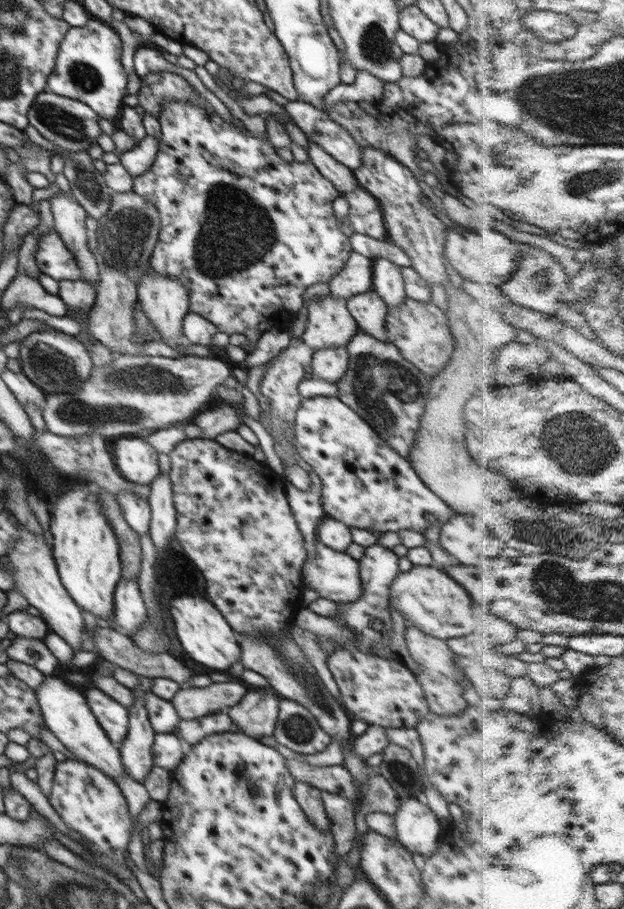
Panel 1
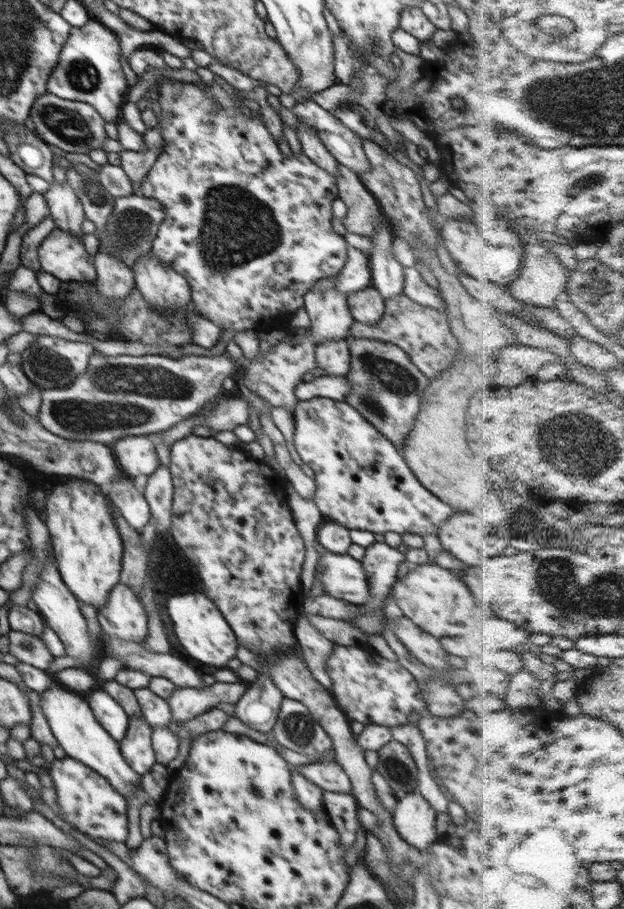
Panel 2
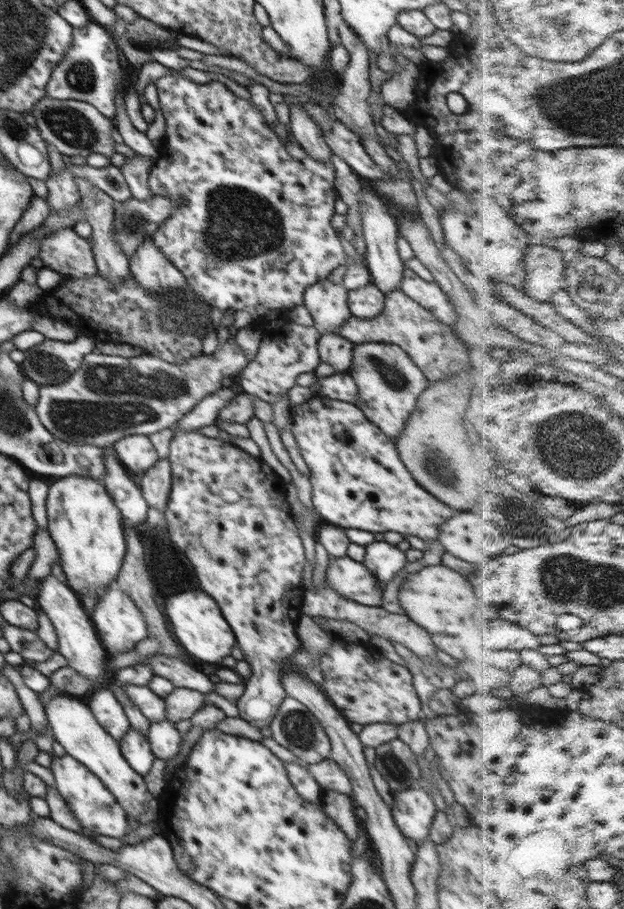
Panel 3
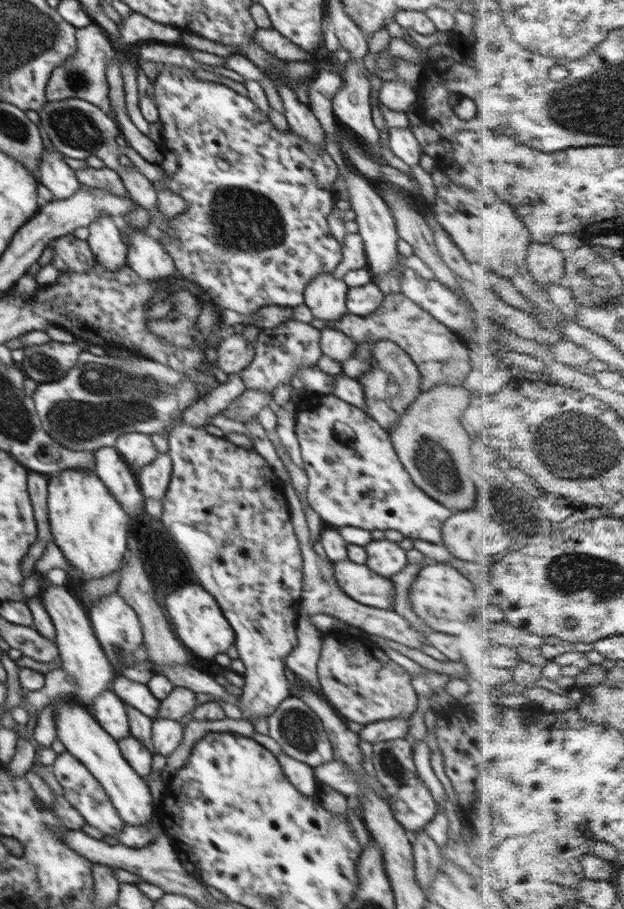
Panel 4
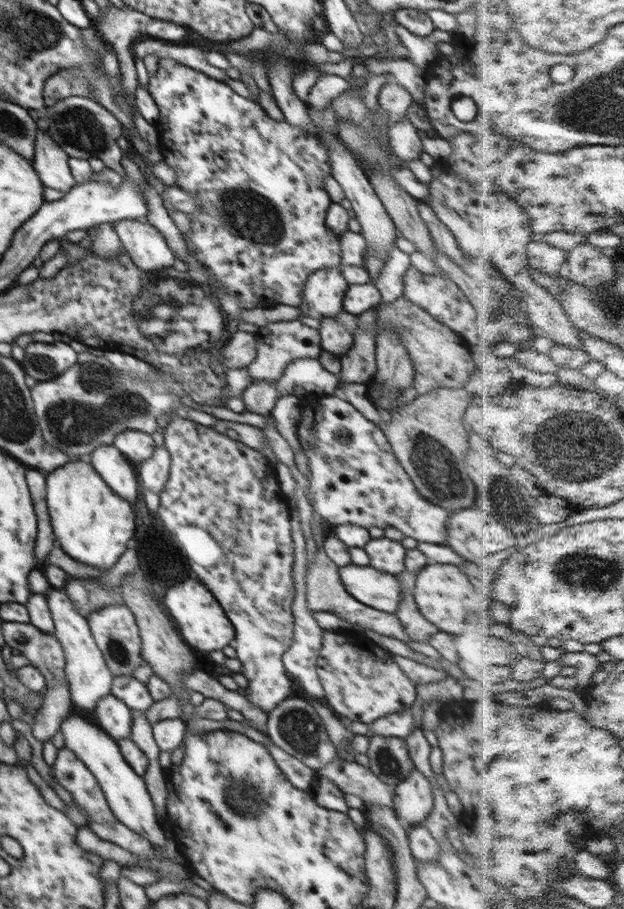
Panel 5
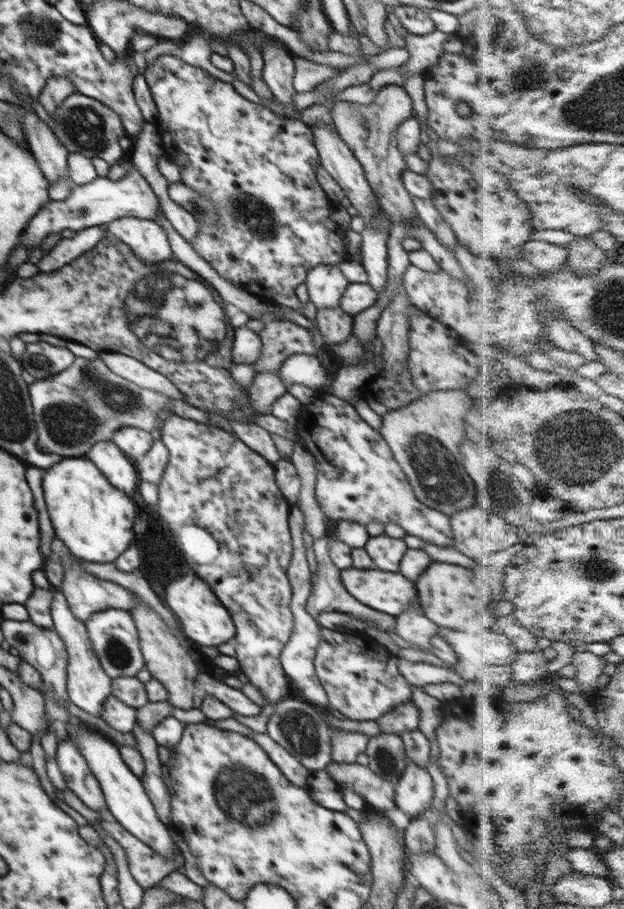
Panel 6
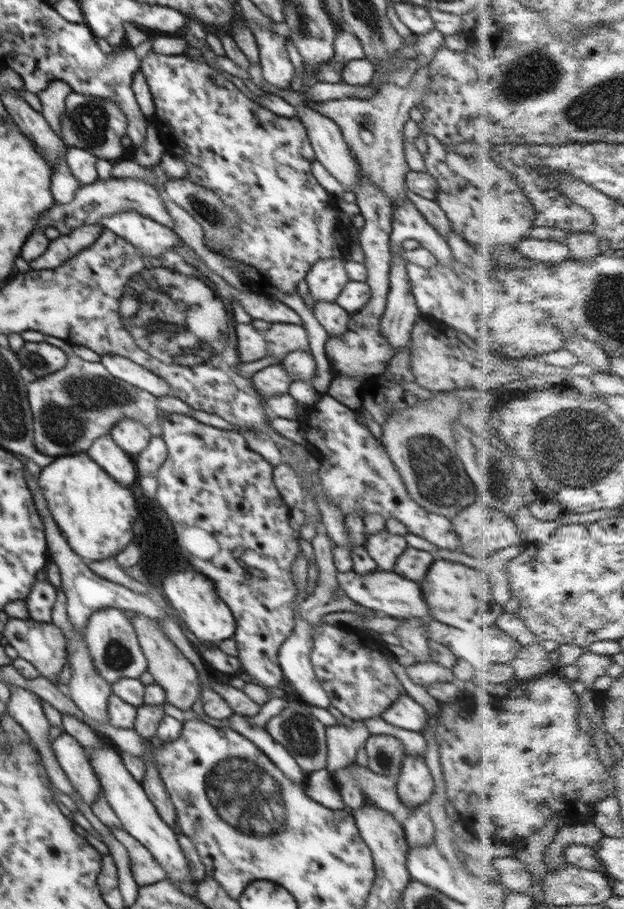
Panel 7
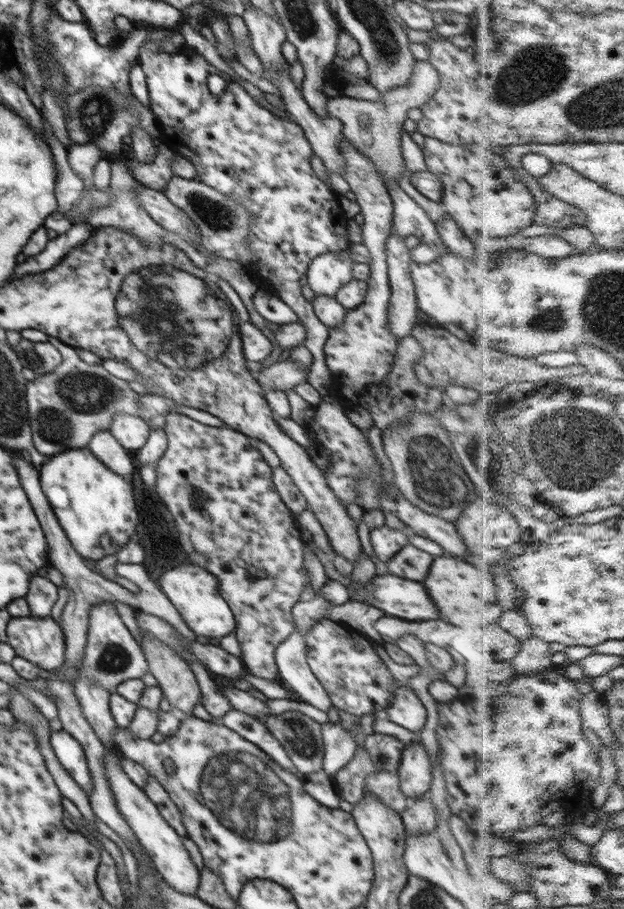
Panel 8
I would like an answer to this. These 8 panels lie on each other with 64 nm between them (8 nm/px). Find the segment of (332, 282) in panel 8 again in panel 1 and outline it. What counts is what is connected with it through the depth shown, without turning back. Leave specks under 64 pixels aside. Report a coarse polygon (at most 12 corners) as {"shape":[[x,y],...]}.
{"shape":[[312,297],[302,340],[313,351],[347,347],[359,332],[346,302]]}

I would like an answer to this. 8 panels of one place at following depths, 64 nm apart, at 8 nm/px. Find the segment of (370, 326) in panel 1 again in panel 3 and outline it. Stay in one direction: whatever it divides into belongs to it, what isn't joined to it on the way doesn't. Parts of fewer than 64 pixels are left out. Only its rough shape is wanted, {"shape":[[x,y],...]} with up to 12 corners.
{"shape":[[370,282],[348,293],[352,316],[372,319],[385,294]]}

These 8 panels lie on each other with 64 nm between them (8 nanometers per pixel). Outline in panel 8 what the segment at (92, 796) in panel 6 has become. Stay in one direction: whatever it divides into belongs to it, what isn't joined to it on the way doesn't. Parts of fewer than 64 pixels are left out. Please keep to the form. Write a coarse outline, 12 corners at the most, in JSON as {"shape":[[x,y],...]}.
{"shape":[[63,729],[51,731],[50,744],[70,776],[92,793],[82,745]]}

